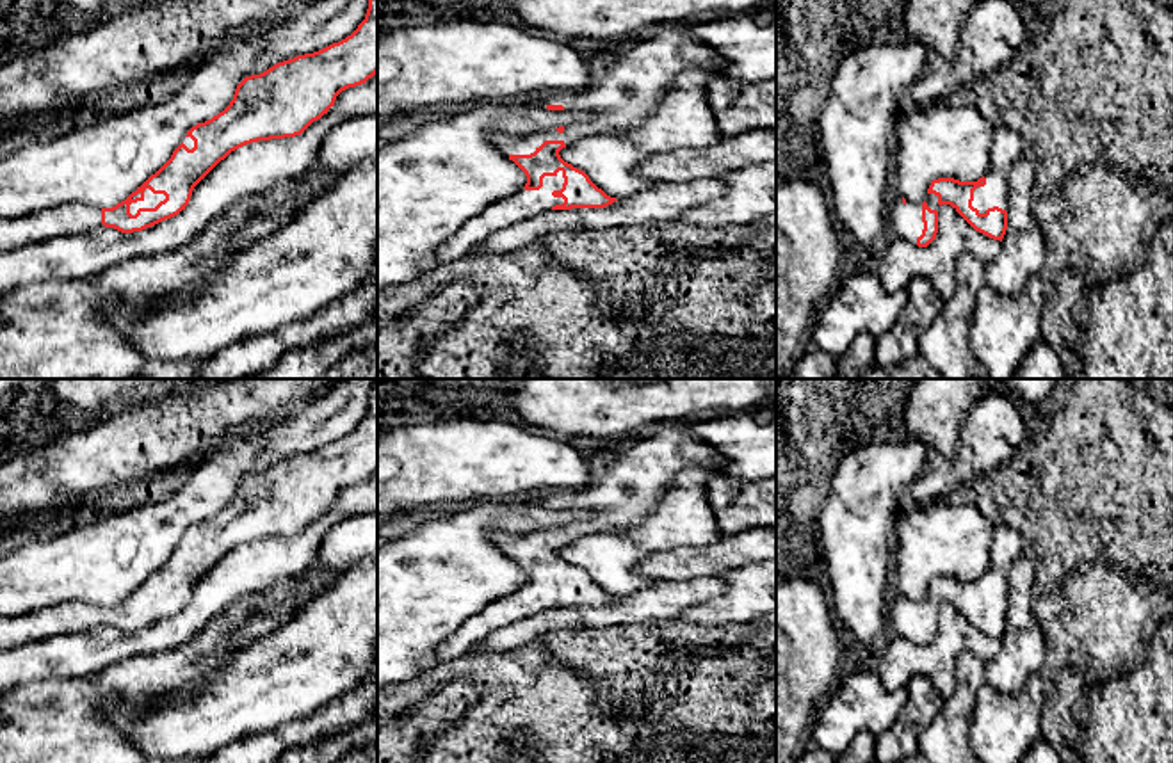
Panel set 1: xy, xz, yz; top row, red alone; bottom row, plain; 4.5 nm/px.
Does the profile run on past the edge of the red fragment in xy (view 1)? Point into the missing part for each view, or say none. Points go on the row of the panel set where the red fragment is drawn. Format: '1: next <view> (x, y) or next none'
1: next xy (68, 219)

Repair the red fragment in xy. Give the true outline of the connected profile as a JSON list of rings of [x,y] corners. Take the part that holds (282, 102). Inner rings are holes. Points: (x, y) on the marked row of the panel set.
[[[377,0],[345,39],[246,76],[230,105],[192,126],[171,158],[112,208],[68,203],[16,221],[0,219],[0,253],[96,228],[133,233],[178,215],[194,187],[231,151],[258,141],[301,135],[336,96],[377,73]]]

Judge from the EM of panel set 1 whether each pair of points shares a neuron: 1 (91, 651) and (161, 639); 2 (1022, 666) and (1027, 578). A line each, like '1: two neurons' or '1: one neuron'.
1: one neuron
2: one neuron

